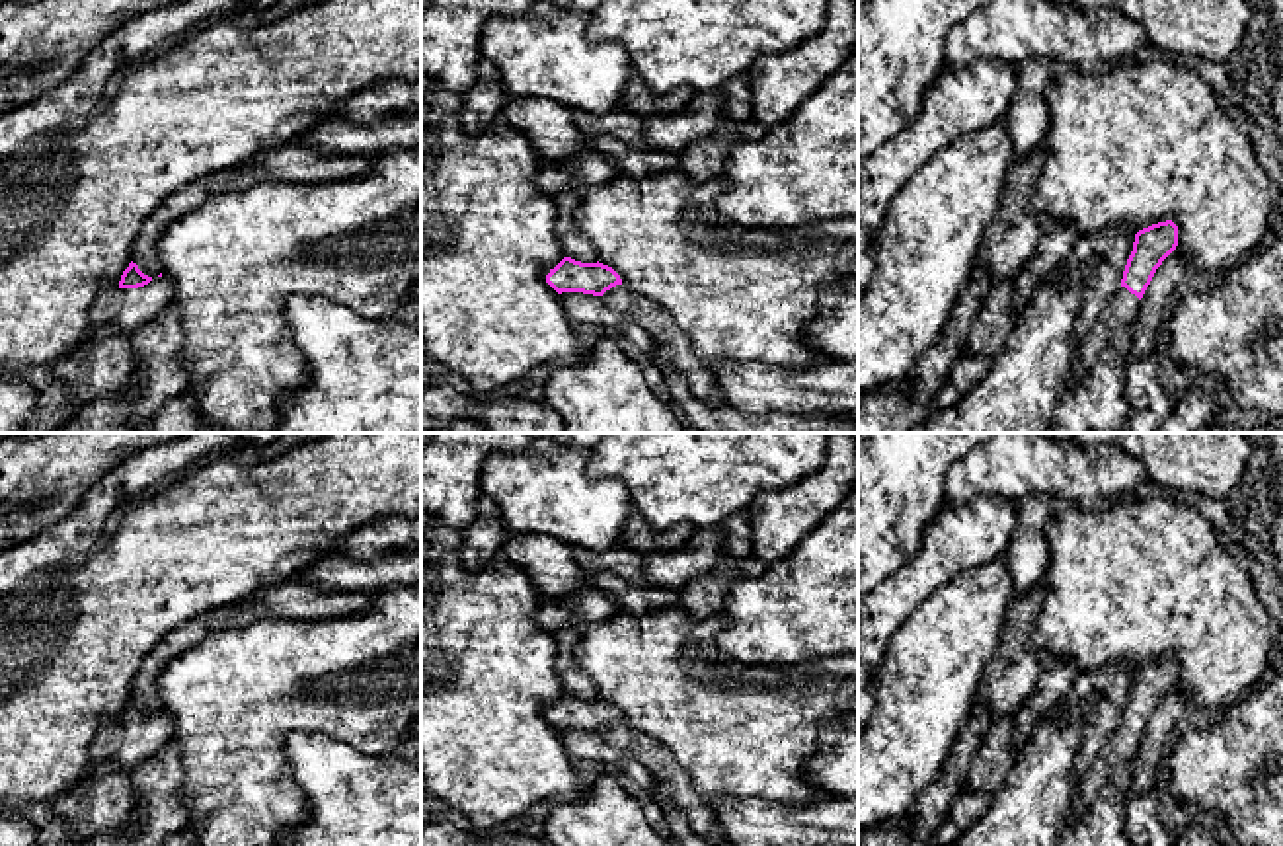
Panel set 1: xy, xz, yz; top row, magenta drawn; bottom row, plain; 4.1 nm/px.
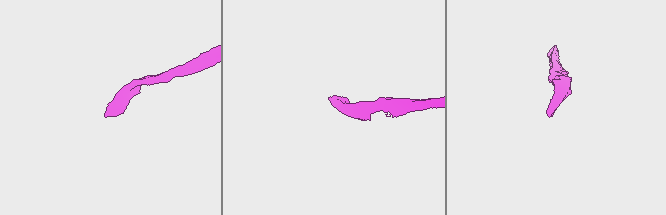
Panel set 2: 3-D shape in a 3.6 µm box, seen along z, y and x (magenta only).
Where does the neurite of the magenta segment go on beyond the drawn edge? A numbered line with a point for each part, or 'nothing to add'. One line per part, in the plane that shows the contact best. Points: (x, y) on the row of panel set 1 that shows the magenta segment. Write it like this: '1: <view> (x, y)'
1: xy (127, 308)

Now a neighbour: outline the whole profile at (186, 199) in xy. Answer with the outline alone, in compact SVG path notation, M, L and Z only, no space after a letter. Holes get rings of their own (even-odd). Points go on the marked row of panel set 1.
M291 142L253 156L232 168L205 175L175 193L172 193L142 224L133 244L133 263L156 279L158 238L175 220L201 207L216 193L244 191L259 181L281 183L328 183L363 177L376 164L376 158L365 156L330 156L314 148Z

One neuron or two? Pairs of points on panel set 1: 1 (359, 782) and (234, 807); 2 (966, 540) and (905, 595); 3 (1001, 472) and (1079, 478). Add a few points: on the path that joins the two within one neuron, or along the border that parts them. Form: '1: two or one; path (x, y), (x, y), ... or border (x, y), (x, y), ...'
1: two; border (283, 753), (307, 802), (307, 819), (301, 825)
2: one; path (950, 550), (921, 579)
3: one; path (1020, 472), (1059, 472)

